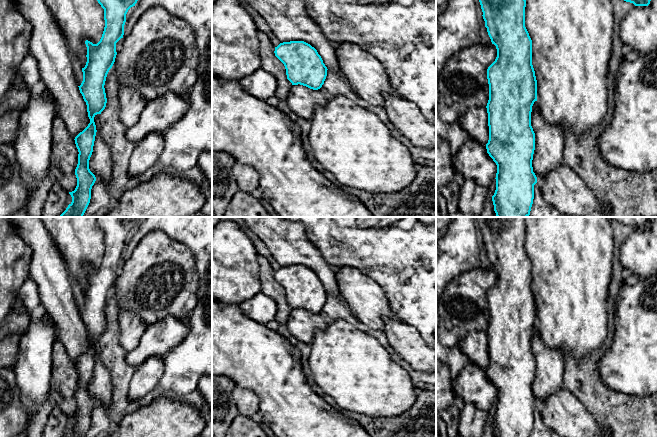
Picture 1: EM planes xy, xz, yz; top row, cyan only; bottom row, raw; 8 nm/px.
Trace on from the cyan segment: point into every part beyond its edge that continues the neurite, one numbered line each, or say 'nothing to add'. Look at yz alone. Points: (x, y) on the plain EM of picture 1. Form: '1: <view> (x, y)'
nothing to add

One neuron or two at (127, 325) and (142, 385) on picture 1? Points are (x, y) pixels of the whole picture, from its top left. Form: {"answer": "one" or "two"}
{"answer": "two"}

